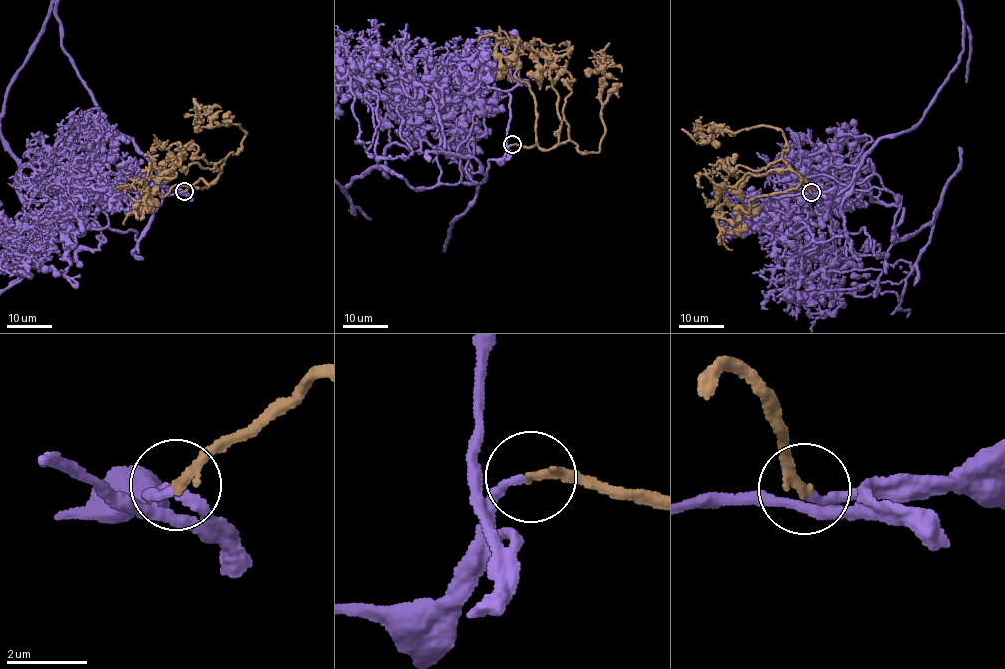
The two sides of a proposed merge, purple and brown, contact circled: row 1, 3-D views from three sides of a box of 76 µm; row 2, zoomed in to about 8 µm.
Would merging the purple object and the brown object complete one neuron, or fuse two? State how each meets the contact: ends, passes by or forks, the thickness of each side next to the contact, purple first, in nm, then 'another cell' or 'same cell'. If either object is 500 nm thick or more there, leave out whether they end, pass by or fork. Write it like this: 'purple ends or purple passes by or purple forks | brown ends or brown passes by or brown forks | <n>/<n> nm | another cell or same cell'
purple ends | brown ends | 180/240 nm | same cell

